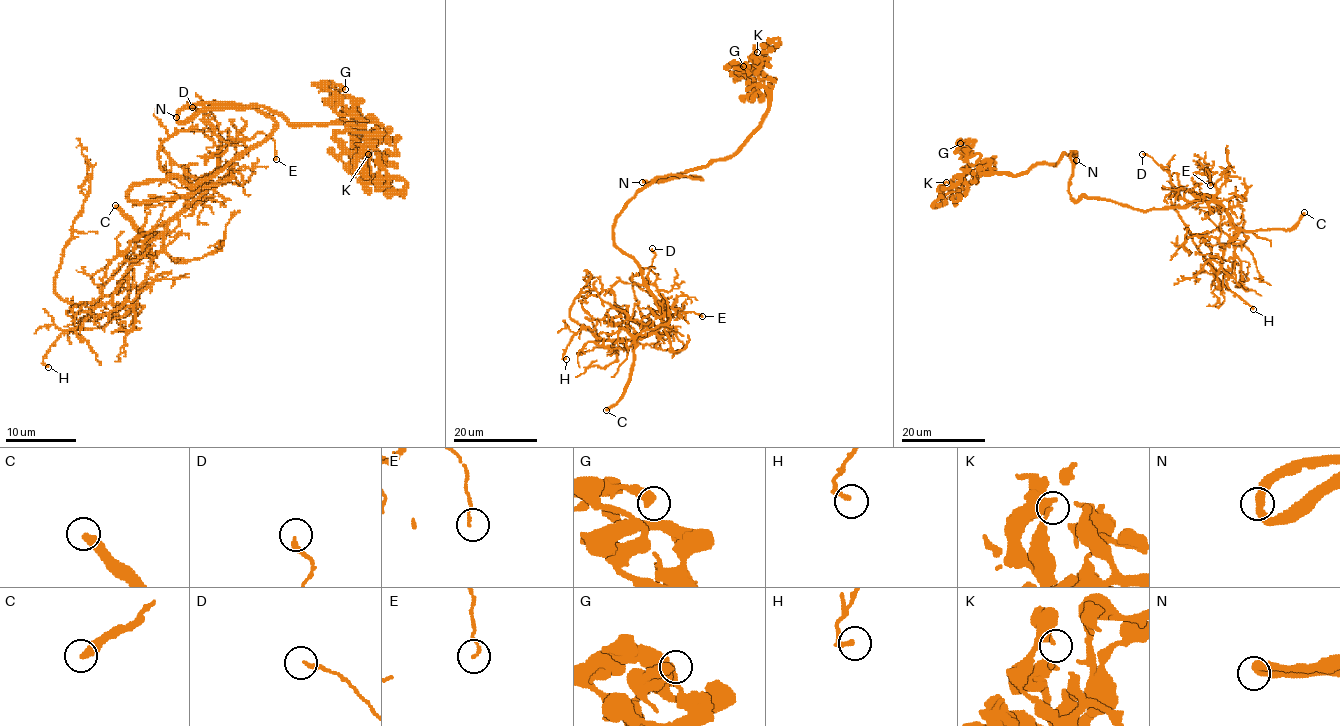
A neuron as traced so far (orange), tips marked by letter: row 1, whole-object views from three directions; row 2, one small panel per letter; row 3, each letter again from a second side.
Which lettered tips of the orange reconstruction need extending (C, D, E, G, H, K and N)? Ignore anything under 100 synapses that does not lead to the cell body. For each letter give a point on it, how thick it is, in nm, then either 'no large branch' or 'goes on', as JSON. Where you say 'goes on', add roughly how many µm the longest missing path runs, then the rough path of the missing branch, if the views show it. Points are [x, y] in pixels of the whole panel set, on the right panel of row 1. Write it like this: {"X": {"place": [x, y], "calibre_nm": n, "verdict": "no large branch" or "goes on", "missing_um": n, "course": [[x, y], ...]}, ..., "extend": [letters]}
{"C": {"place": [1304, 212], "calibre_nm": 360, "verdict": "goes on", "missing_um": 110}, "D": {"place": [1142, 154], "calibre_nm": 200, "verdict": "no large branch"}, "E": {"place": [1210, 185], "calibre_nm": 110, "verdict": "no large branch"}, "G": {"place": [960, 143], "calibre_nm": 500, "verdict": "no large branch"}, "H": {"place": [1253, 309], "calibre_nm": 190, "verdict": "no large branch"}, "K": {"place": [946, 182], "calibre_nm": 140, "verdict": "no large branch"}, "N": {"place": [1076, 160], "calibre_nm": 360, "verdict": "no large branch"}, "extend": ["C"]}

